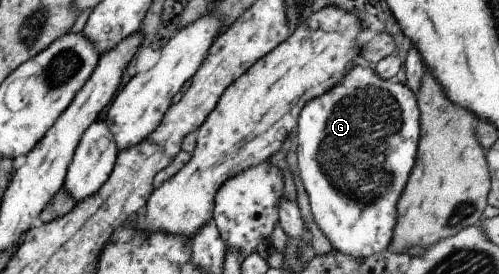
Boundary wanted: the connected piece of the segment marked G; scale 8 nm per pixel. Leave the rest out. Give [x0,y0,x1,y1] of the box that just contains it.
[293,65,419,258]

